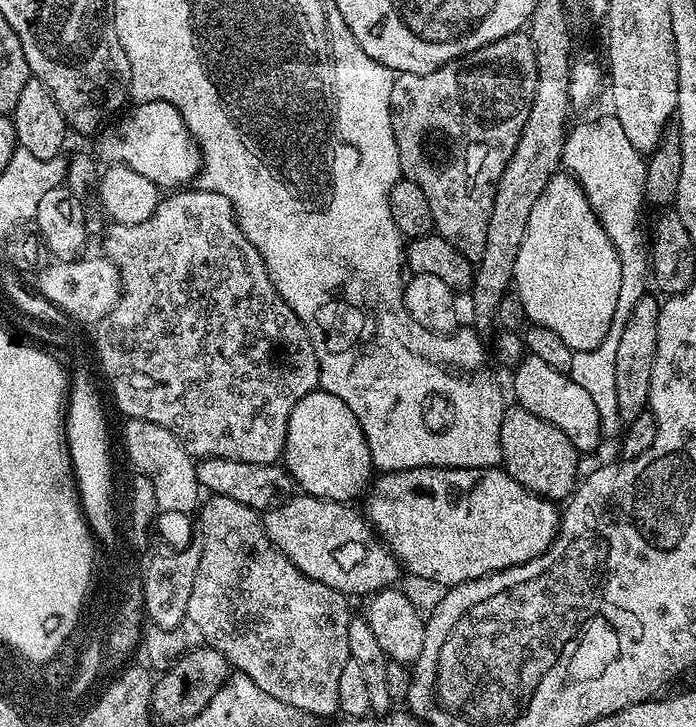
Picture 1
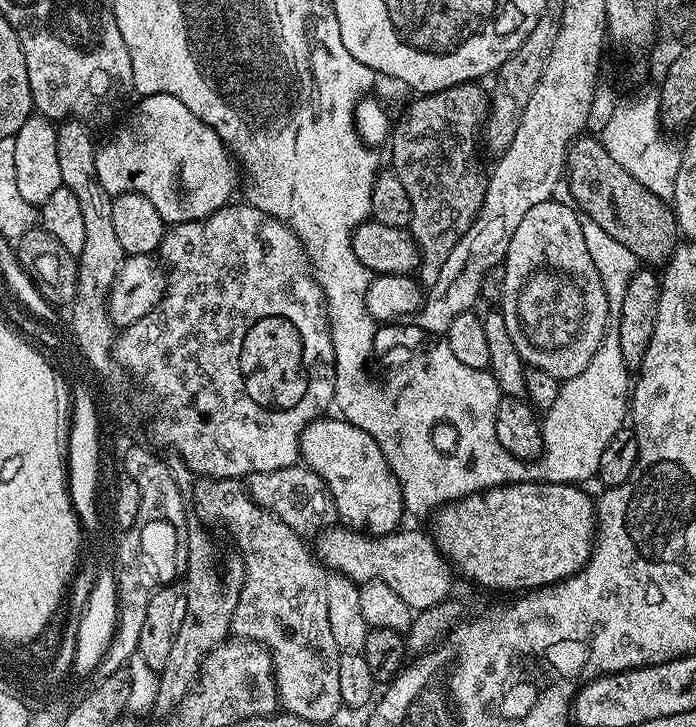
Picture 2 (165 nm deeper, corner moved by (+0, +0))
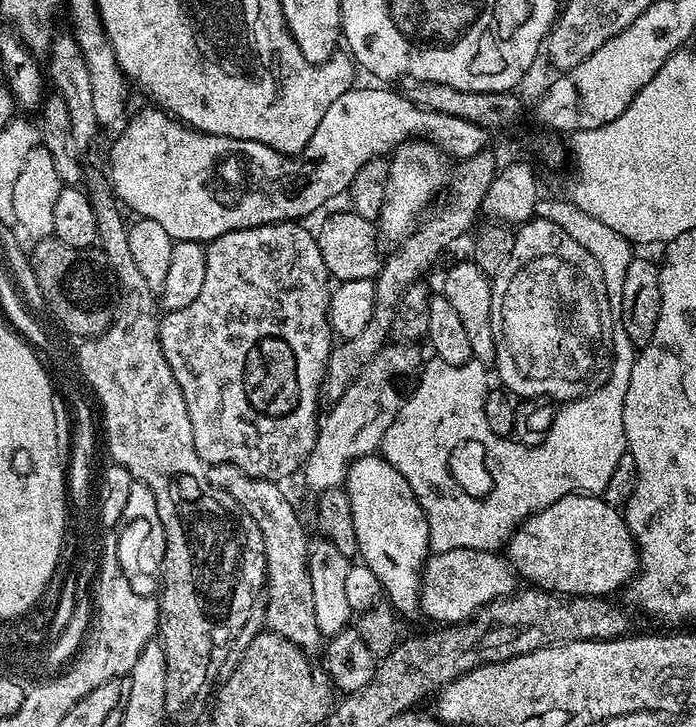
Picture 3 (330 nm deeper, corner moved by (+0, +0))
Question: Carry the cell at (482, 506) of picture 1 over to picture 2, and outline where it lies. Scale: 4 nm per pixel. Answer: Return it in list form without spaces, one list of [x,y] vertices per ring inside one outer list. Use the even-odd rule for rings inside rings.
[[[551,482],[503,484],[500,488],[487,488],[485,492],[475,492],[437,508],[430,520],[430,535],[436,549],[459,575],[461,572],[466,579],[484,588],[497,588],[500,592],[511,594],[544,588],[580,571],[592,552],[594,500],[582,489],[574,484]]]

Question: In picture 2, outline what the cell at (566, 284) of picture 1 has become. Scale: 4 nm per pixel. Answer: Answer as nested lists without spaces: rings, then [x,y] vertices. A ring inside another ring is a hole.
[[[553,198],[538,202],[538,206],[528,211],[522,222],[518,222],[518,230],[514,230],[514,238],[510,238],[510,246],[504,256],[505,284],[498,308],[512,344],[525,365],[546,370],[546,374],[563,382],[586,370],[609,323],[602,278],[598,278],[598,270],[594,270],[594,262],[590,262],[590,250],[586,250],[586,238],[582,238],[581,217],[571,203],[559,204],[558,200]]]

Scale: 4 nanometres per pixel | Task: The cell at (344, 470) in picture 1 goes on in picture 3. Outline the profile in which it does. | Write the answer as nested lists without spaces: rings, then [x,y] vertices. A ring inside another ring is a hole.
[[[373,454],[358,458],[348,467],[346,491],[354,514],[354,534],[358,534],[359,559],[374,570],[387,603],[397,613],[415,613],[420,606],[420,573],[430,555],[430,530],[410,482],[383,455]]]

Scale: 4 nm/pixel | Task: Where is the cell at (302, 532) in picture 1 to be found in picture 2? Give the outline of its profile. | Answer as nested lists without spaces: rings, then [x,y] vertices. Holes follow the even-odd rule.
[[[328,526],[315,537],[314,555],[329,573],[345,576],[358,586],[375,580],[386,582],[386,586],[390,586],[390,590],[414,610],[423,610],[449,599],[454,572],[436,549],[435,541],[427,531],[404,531],[369,536],[347,526]]]

